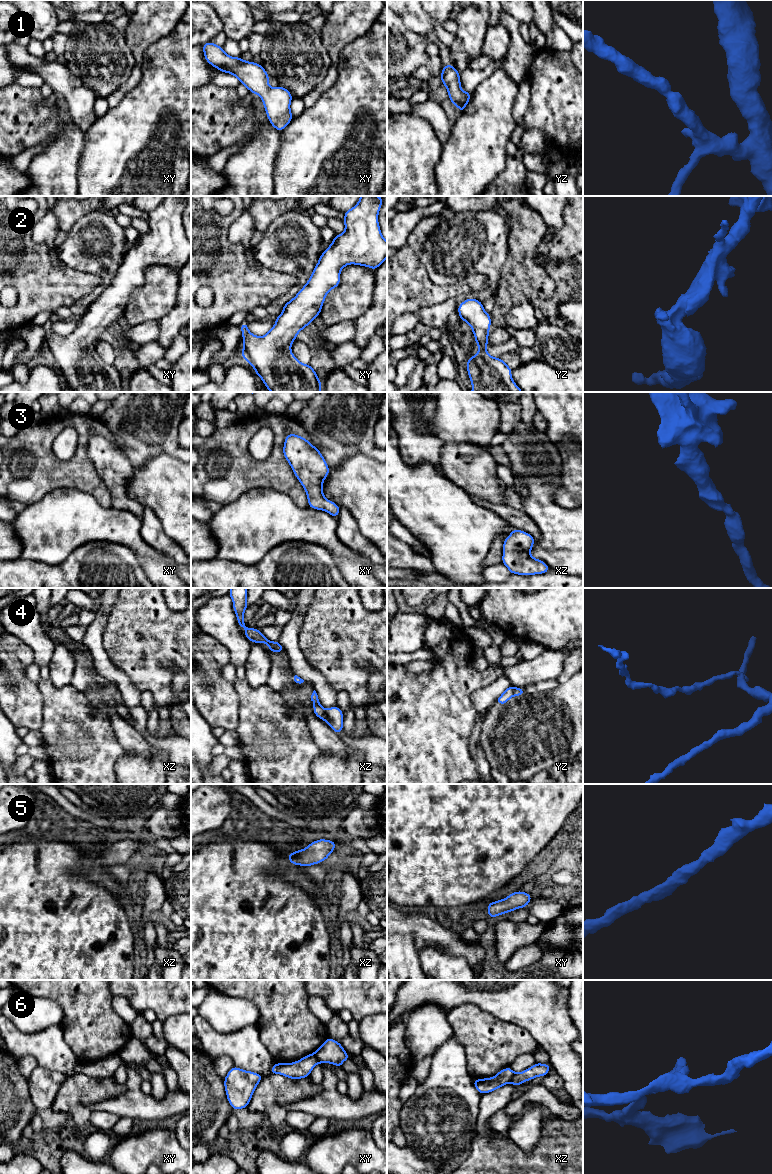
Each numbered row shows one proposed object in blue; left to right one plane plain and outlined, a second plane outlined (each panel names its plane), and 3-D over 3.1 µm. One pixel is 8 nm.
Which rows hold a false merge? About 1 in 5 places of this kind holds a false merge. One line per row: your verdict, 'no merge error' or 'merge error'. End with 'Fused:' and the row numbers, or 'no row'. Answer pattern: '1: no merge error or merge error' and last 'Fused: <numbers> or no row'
1: no merge error
2: no merge error
3: no merge error
4: merge error
5: no merge error
6: merge error
Fused: 4, 6

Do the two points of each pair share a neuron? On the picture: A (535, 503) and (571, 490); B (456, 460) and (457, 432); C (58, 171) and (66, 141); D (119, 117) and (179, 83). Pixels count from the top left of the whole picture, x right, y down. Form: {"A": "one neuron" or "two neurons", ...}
{"A": "two neurons", "B": "two neurons", "C": "one neuron", "D": "one neuron"}

